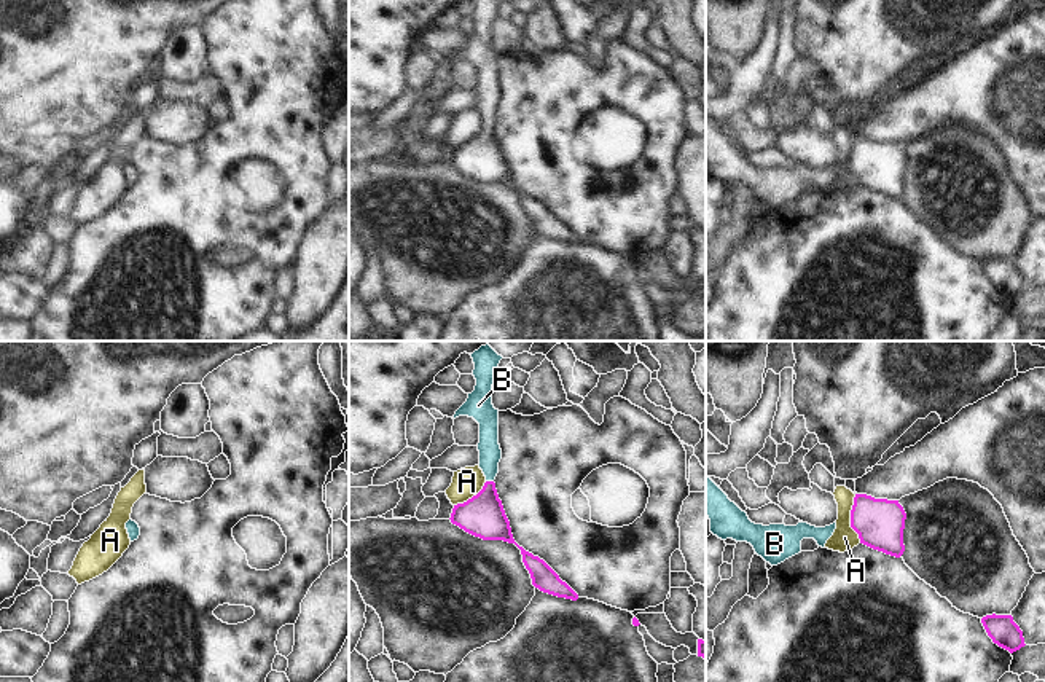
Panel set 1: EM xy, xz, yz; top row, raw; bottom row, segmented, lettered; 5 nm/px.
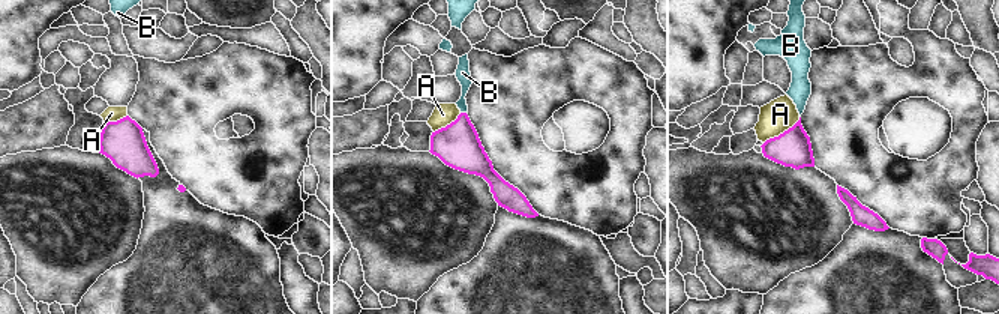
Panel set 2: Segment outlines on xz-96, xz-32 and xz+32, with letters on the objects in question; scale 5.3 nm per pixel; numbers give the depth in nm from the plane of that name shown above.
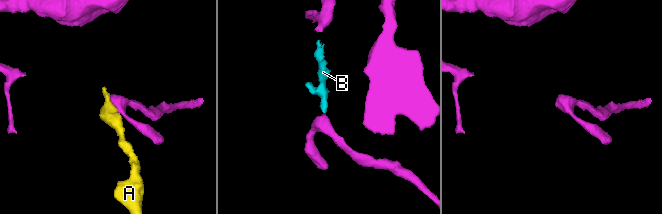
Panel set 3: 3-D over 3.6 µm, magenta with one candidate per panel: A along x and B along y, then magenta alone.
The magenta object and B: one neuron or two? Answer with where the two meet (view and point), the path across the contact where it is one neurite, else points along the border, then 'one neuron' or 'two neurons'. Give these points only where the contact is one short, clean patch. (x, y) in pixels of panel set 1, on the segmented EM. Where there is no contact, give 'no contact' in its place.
meets magenta in xz at (489, 482); runs through xz (483, 515), (489, 482), (489, 450); one neuron

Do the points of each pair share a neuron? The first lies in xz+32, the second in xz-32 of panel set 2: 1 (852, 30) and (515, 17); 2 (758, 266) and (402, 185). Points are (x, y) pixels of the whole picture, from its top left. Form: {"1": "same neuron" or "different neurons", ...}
{"1": "same neuron", "2": "same neuron"}

